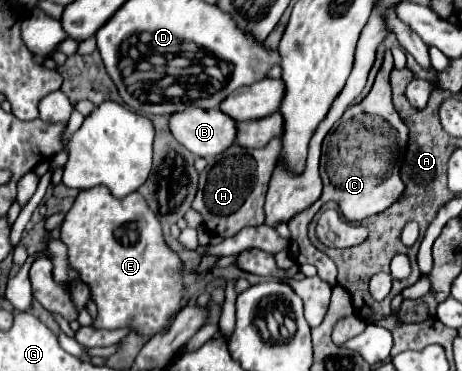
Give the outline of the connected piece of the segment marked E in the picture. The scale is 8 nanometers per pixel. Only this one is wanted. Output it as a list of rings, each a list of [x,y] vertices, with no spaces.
[[[105,185],[93,187],[89,191],[79,191],[73,207],[67,211],[61,223],[61,241],[67,245],[71,267],[81,273],[83,283],[87,283],[91,289],[93,301],[99,311],[97,319],[93,321],[97,329],[119,329],[133,325],[133,331],[137,333],[155,335],[163,333],[165,327],[169,327],[181,307],[181,259],[165,245],[161,223],[157,221],[157,217],[153,217],[153,213],[149,213],[145,199],[137,191],[123,199],[113,197]]]

